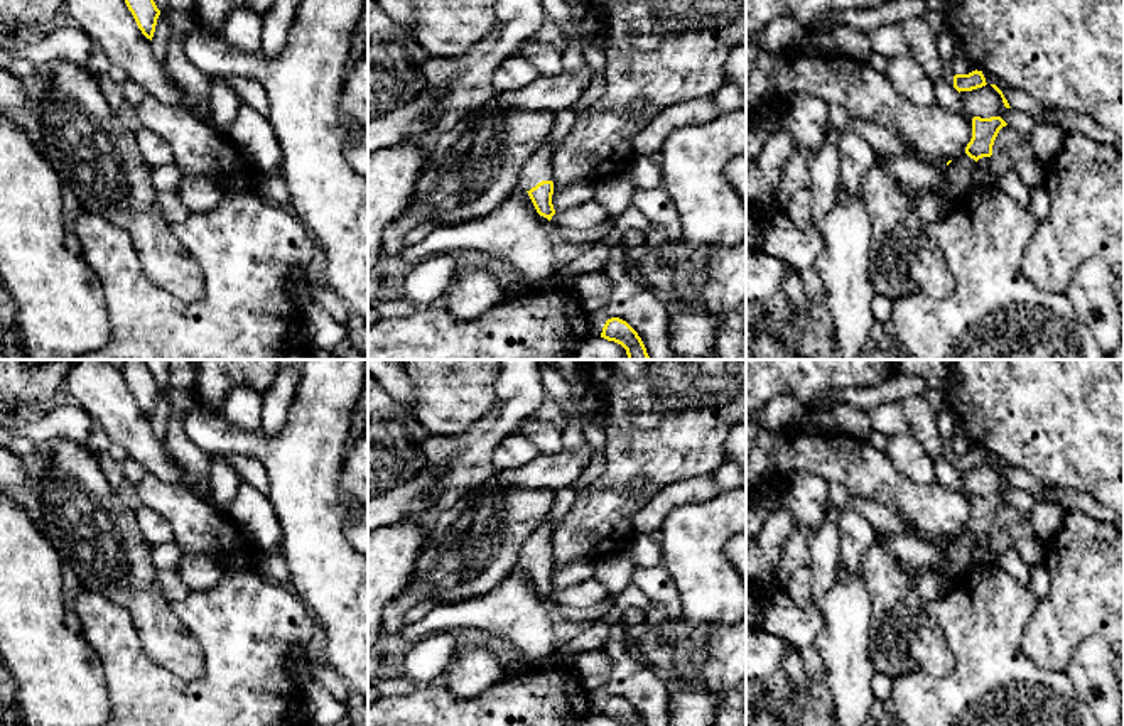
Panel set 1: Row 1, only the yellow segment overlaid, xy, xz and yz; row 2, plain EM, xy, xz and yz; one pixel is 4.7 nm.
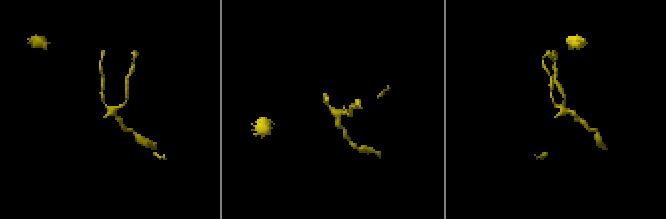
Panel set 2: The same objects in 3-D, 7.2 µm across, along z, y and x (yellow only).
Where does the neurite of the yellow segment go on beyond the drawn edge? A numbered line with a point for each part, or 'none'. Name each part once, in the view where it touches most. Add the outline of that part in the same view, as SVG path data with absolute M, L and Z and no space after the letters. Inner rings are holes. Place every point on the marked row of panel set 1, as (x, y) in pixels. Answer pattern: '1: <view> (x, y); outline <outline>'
none

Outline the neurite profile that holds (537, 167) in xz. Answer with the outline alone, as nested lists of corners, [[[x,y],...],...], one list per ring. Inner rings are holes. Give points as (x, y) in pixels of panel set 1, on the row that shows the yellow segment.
[[[547,137],[537,149],[537,152],[525,162],[520,177],[518,189],[530,191],[542,181],[554,181],[550,160],[554,150],[550,138]]]

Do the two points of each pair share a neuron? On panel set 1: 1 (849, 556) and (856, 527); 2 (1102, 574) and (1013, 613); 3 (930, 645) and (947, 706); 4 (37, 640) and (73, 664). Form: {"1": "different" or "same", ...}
{"1": "same", "2": "different", "3": "different", "4": "same"}

